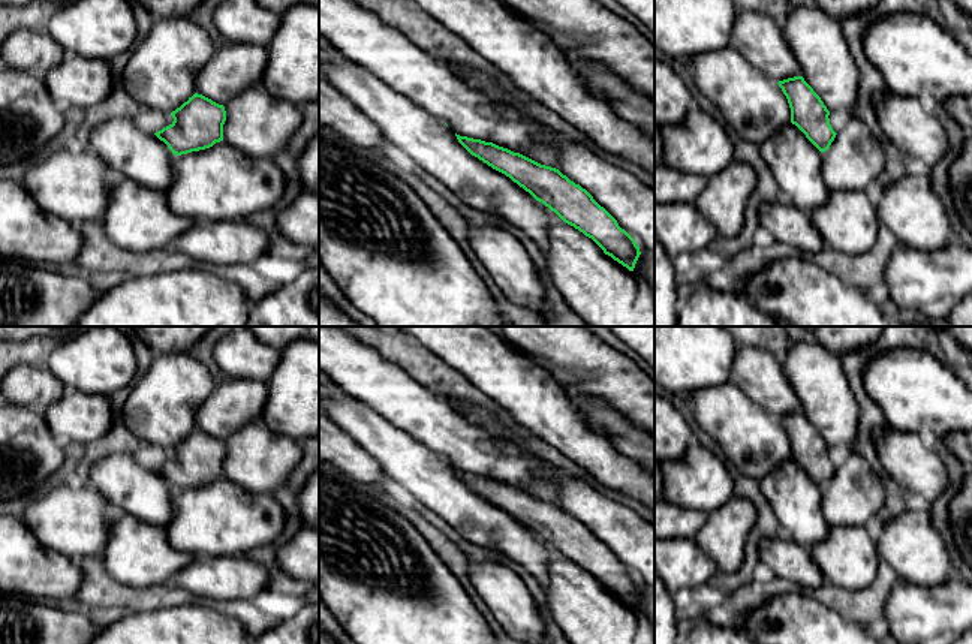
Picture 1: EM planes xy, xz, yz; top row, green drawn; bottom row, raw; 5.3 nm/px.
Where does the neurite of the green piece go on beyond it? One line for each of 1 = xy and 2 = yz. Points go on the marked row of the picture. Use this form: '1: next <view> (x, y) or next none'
1: next none
2: next none

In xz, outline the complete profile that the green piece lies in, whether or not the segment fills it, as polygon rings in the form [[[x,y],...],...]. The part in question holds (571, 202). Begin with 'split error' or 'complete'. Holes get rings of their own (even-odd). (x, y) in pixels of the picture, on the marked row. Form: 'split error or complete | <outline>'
complete | [[[457,133],[455,136],[472,156],[509,177],[565,223],[592,238],[605,255],[634,271],[641,255],[640,246],[586,189],[559,169],[541,165],[520,153],[493,142]]]

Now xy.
complete | [[[195,93],[171,115],[174,121],[154,135],[168,145],[172,154],[205,150],[223,141],[225,106],[202,94]]]

